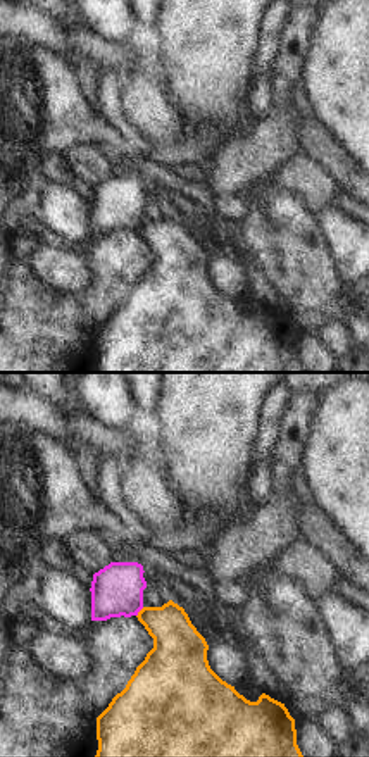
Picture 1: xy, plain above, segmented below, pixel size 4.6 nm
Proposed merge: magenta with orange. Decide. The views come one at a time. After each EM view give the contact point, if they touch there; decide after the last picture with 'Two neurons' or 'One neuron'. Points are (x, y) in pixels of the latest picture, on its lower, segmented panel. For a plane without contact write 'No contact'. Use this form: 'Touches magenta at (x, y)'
Touches magenta at (138, 611).

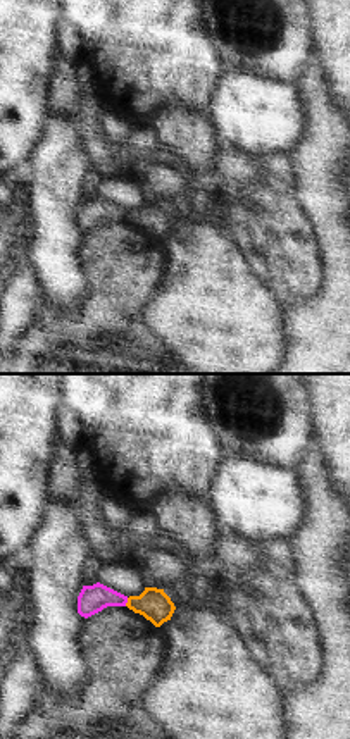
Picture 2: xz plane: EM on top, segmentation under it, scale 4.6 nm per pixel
Touches magenta at (126, 602).

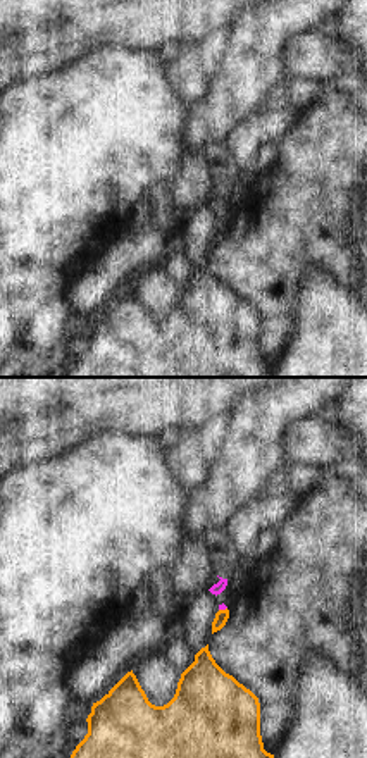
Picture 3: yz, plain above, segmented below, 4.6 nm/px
Touches magenta at (223, 608).

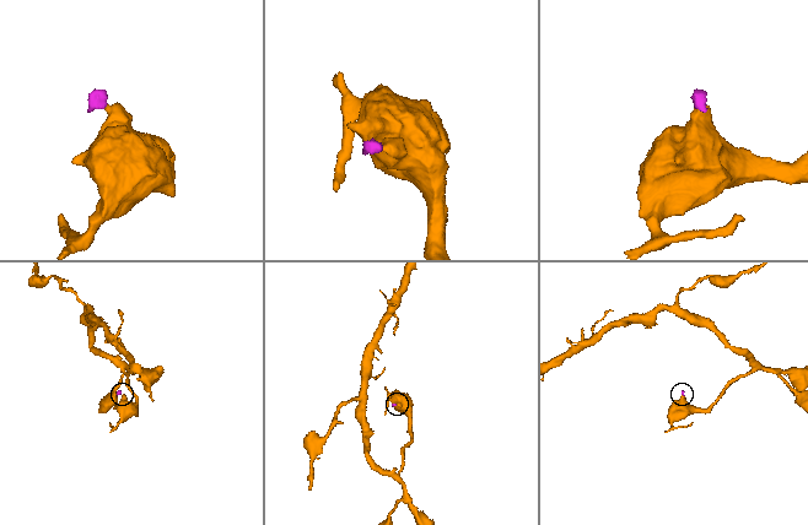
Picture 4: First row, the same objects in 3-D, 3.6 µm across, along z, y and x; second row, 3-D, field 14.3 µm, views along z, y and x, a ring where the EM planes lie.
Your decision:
Two neurons.

